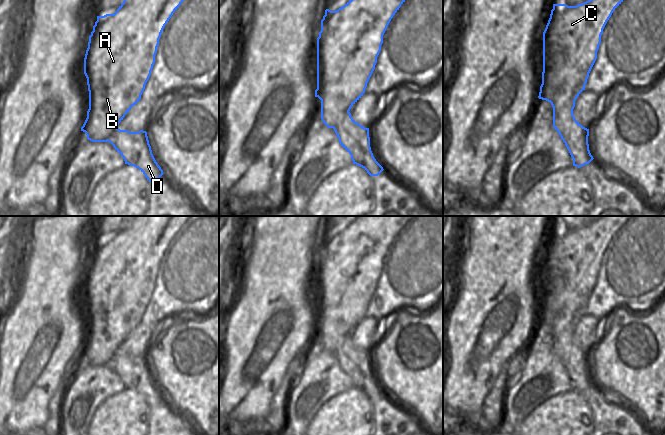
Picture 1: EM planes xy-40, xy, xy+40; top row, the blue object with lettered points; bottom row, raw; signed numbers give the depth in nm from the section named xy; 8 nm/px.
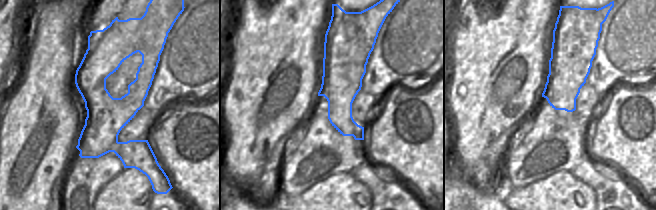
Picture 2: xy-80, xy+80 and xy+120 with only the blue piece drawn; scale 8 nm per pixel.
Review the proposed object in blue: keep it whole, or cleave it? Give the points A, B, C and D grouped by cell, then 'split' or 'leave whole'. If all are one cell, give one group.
A B C / D; split

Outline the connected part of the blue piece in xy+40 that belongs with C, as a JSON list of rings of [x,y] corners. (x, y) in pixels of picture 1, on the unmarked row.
[[[602,216],[598,220],[576,230],[553,228],[550,242],[543,256],[543,294],[555,295],[557,279],[557,261],[560,256],[565,263],[567,289],[581,295],[583,301],[579,311],[585,314],[589,297],[597,283],[603,253],[613,235],[631,218],[631,216]]]

